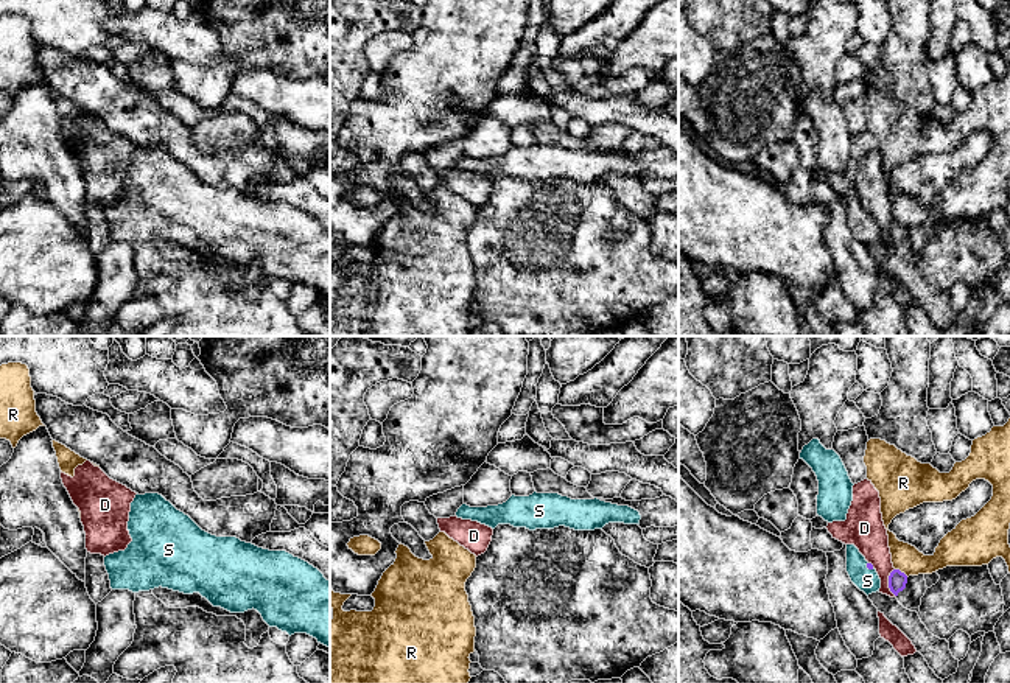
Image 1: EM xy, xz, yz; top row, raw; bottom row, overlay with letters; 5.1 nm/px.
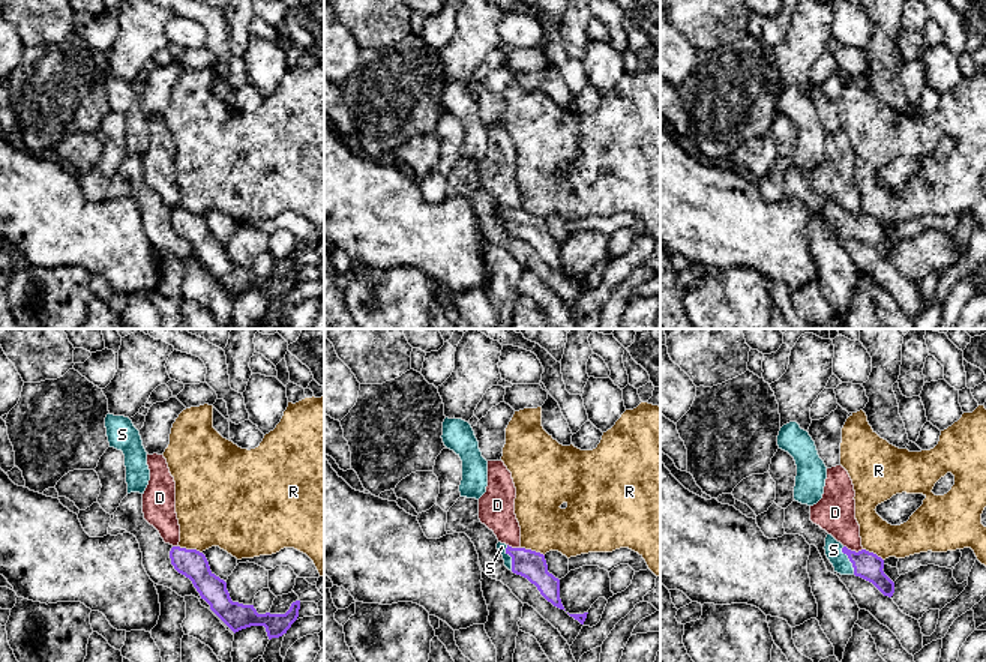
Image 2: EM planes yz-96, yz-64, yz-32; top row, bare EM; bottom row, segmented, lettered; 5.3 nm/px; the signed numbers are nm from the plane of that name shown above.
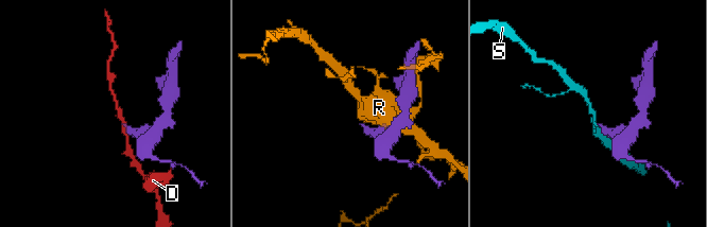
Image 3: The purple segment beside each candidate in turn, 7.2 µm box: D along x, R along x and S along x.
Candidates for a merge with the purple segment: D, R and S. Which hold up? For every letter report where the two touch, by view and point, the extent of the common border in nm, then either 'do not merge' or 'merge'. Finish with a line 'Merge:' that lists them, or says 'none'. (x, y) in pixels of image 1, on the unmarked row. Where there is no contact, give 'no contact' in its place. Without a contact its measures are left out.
D: yz (889, 234) | 150 nm | do not merge
R: yz (900, 223) | 80 nm | do not merge
S: yz (869, 220) | 50 nm | merge
Merge: S

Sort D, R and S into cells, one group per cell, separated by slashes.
D / R / S

